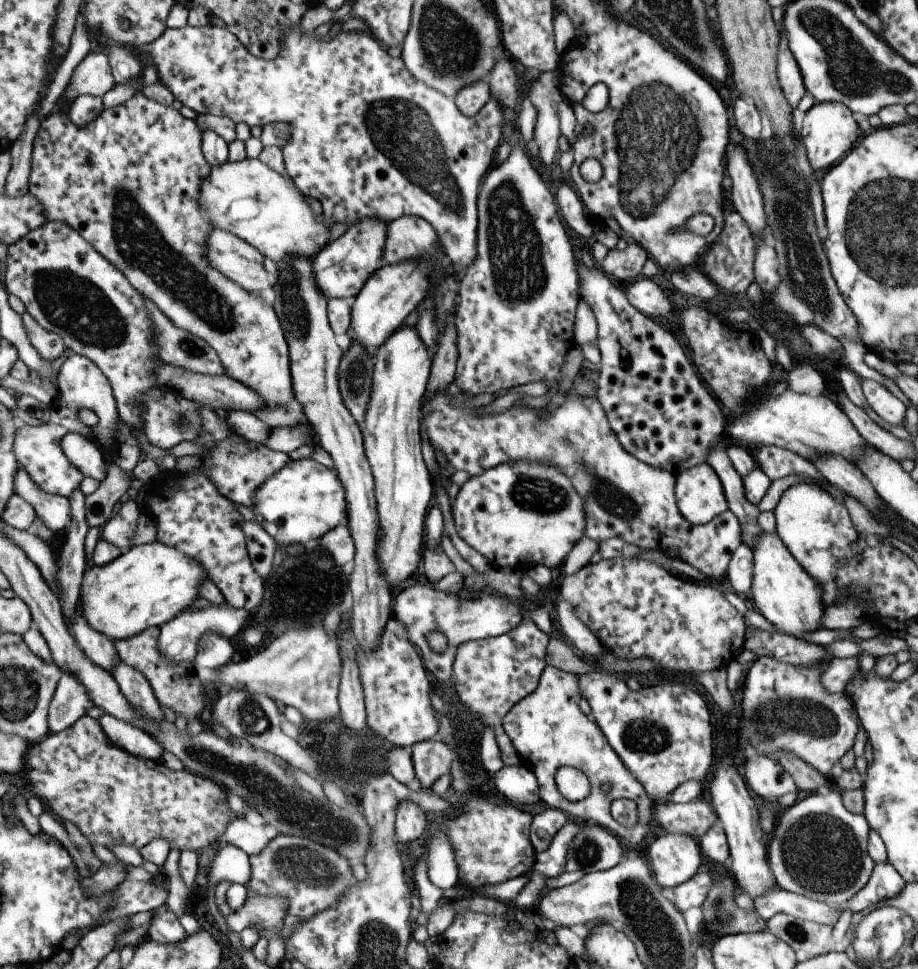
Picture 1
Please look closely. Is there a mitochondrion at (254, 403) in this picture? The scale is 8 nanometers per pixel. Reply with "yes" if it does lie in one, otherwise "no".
no

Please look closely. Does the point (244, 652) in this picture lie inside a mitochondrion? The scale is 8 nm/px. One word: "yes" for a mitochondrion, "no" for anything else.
no

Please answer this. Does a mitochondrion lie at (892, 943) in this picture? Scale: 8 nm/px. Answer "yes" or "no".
no

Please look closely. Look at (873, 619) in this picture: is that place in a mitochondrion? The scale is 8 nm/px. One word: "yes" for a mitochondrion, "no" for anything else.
no

